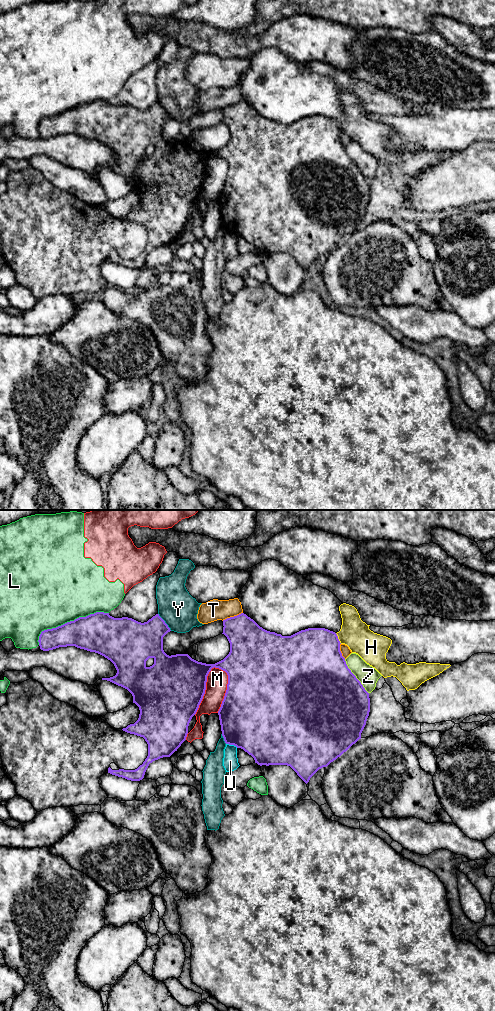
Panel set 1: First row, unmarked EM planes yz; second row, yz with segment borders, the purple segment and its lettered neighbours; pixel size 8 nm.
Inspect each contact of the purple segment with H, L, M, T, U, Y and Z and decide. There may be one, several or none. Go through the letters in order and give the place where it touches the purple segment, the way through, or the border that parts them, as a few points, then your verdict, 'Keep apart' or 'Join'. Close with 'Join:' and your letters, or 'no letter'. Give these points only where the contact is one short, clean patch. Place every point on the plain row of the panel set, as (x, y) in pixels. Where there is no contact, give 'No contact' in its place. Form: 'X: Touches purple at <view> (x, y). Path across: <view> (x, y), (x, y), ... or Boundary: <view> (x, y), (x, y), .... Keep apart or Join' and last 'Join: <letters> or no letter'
H: Touches purple at yz (337, 126). Keep apart
L: Touches purple at yz (68, 110). Keep apart
M: Touches purple at yz (205, 173). Keep apart
T: Touches purple at yz (232, 105). Keep apart
U: Touches purple at yz (232, 232). Boundary: yz (226, 231), (237, 235). Keep apart
Y: Touches purple at yz (164, 110). Keep apart
Z: Touches purple at yz (355, 164). Keep apart
Join: no letter

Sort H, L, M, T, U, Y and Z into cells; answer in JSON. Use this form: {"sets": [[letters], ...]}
{"sets": [["H"], ["L", "M"], ["T"], ["U"], ["Y"], ["Z"]]}

